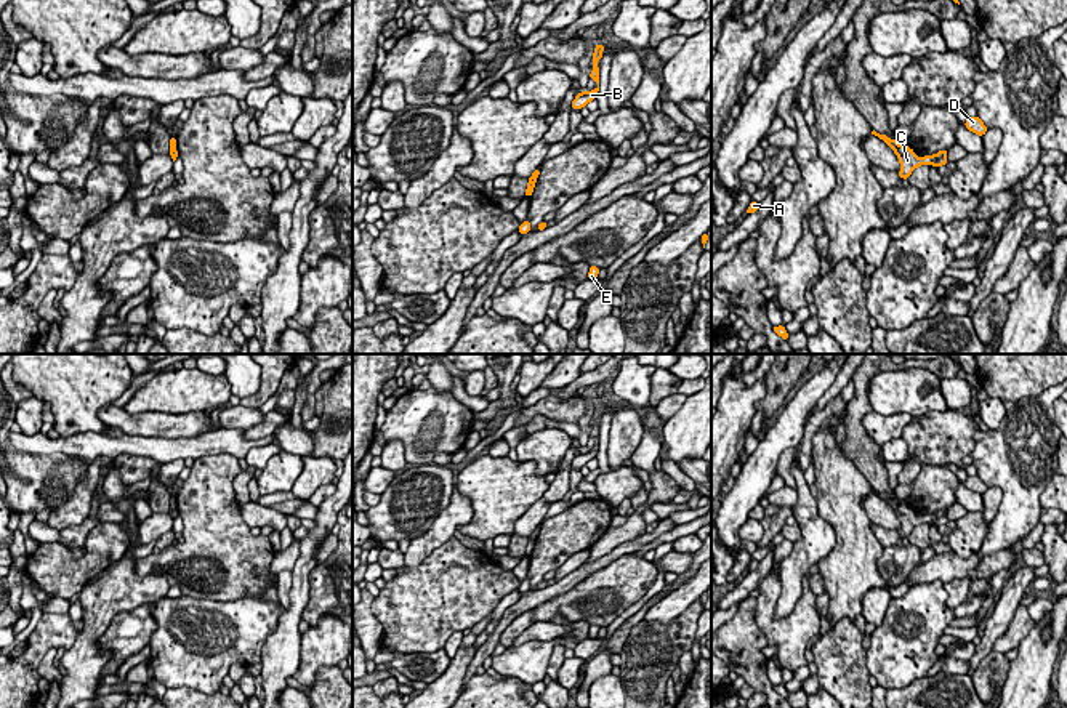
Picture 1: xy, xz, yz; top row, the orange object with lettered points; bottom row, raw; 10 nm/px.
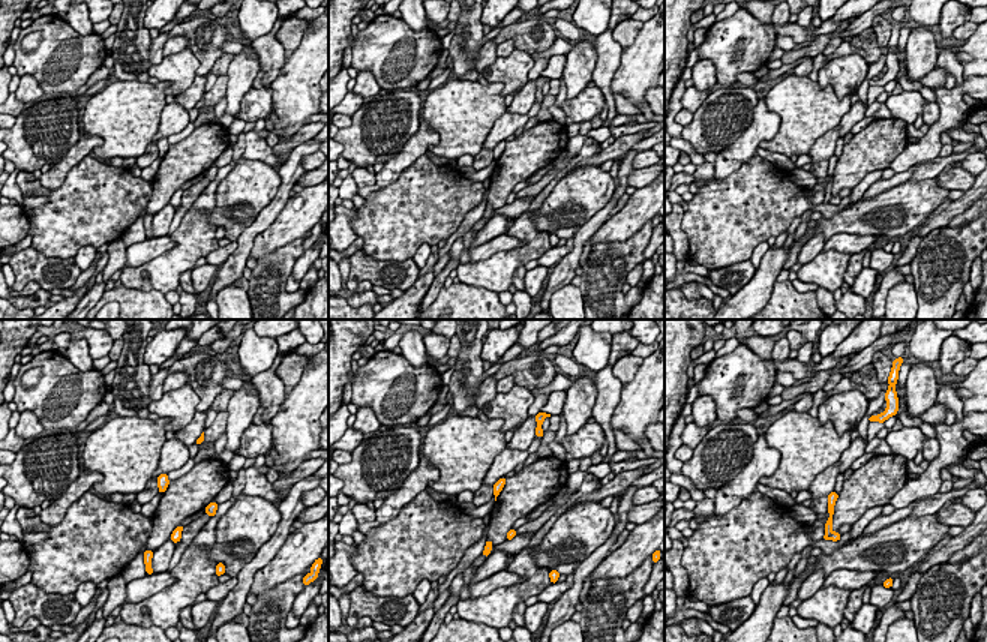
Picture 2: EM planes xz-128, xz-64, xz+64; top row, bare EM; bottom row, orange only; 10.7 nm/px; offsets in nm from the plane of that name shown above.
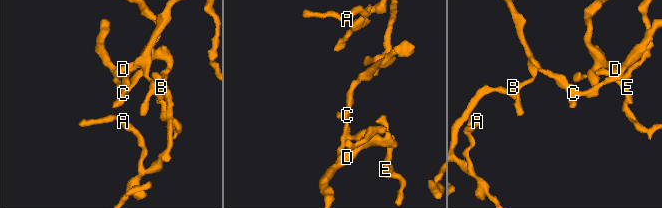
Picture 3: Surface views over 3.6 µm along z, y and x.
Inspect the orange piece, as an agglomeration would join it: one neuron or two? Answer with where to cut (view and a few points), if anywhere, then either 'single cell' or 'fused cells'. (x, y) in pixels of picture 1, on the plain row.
cut in yz along (899, 505), (894, 510); fused cells

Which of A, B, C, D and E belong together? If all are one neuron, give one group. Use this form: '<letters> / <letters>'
A B / C D E

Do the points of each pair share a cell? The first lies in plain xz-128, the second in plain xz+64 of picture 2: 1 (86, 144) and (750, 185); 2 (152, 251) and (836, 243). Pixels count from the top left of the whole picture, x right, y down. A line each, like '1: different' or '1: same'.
1: different
2: same

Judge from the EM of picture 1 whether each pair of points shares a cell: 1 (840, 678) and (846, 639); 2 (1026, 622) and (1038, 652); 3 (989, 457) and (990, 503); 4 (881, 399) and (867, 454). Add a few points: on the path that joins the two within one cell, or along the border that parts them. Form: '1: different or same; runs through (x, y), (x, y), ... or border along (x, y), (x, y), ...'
1: same; runs through (841, 668), (841, 649)
2: different; border along (1037, 623), (1016, 647)
3: different; border along (998, 486), (1002, 502), (997, 514), (989, 522)
4: different; border along (880, 374), (872, 378), (869, 386), (872, 410)

